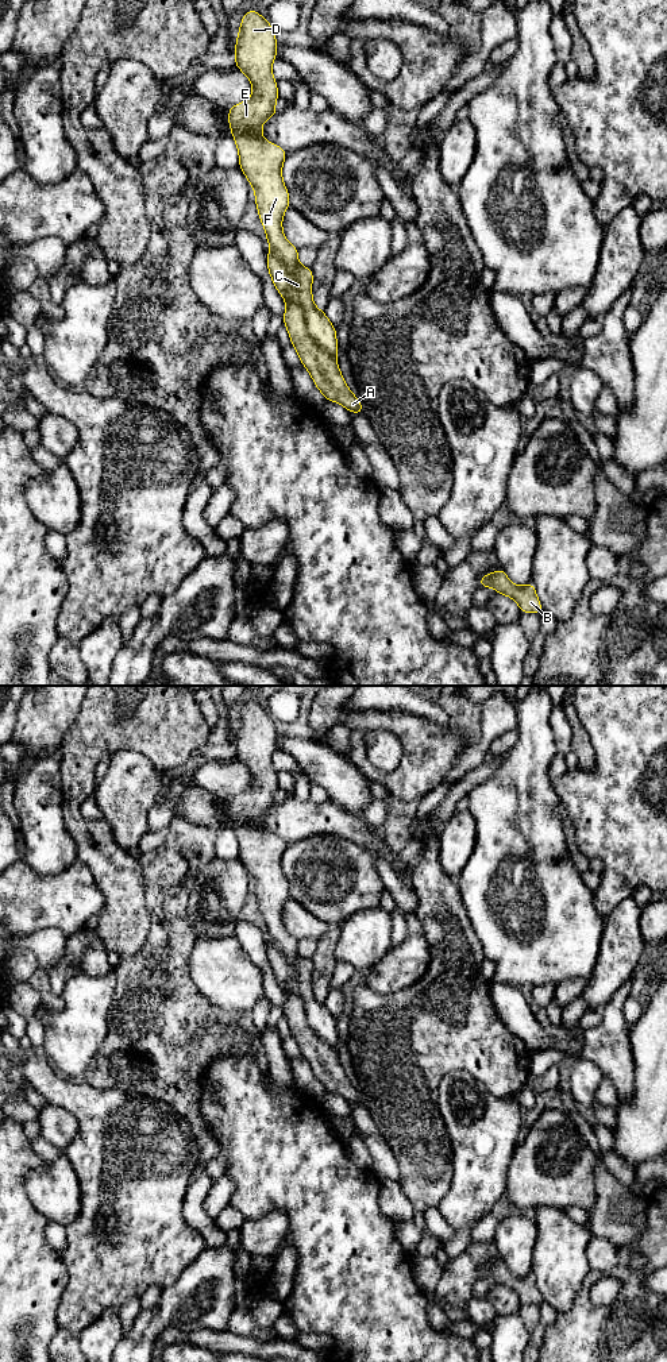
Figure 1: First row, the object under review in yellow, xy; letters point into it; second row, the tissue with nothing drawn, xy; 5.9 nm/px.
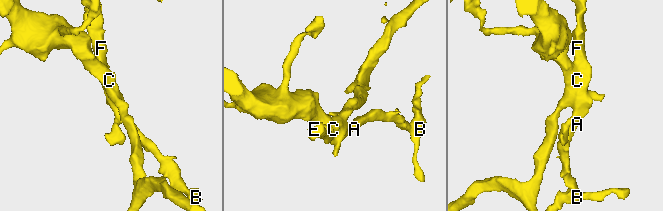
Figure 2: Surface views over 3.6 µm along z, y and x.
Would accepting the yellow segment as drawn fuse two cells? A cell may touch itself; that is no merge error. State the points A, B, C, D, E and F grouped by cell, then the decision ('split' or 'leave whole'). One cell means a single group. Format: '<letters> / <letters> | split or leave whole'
A B D E F / C | split

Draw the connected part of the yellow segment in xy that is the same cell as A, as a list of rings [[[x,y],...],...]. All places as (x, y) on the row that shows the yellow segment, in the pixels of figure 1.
[[[285,300],[284,325],[286,327],[292,346],[296,348],[302,366],[309,371],[316,387],[327,401],[343,405],[350,413],[362,413],[363,405],[344,382],[336,359],[320,348],[308,335],[302,309]]]

